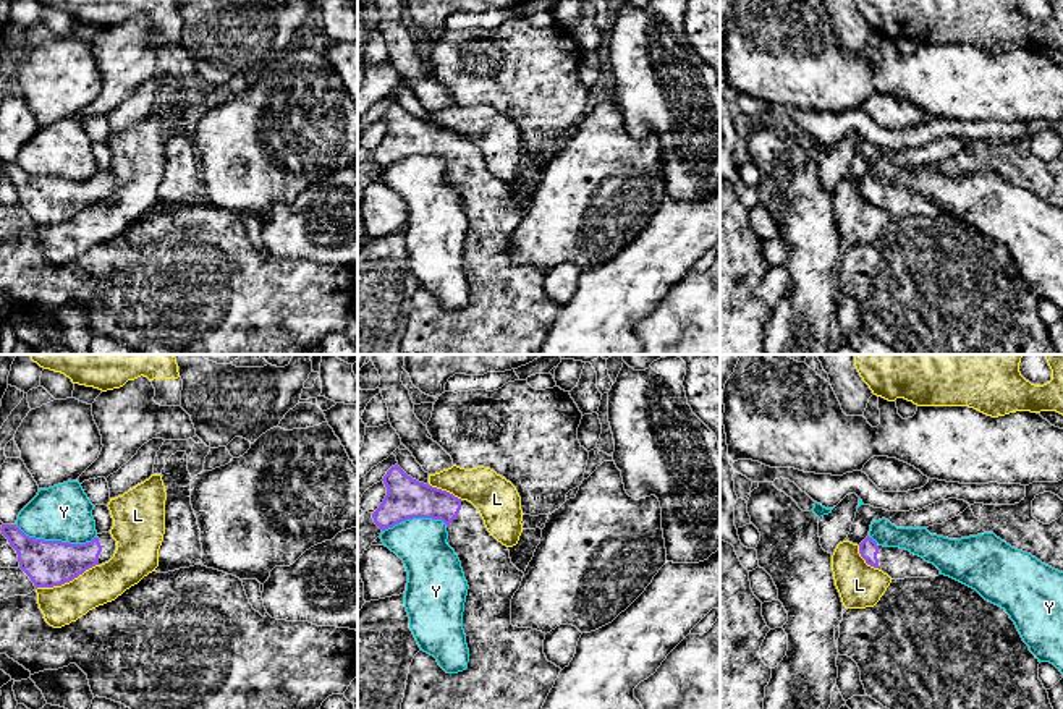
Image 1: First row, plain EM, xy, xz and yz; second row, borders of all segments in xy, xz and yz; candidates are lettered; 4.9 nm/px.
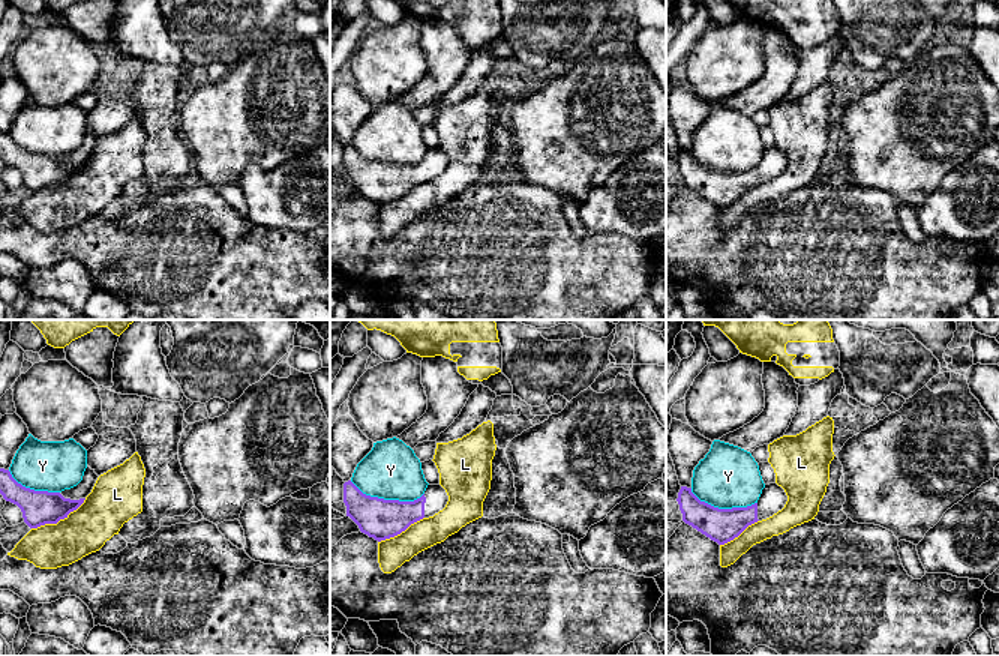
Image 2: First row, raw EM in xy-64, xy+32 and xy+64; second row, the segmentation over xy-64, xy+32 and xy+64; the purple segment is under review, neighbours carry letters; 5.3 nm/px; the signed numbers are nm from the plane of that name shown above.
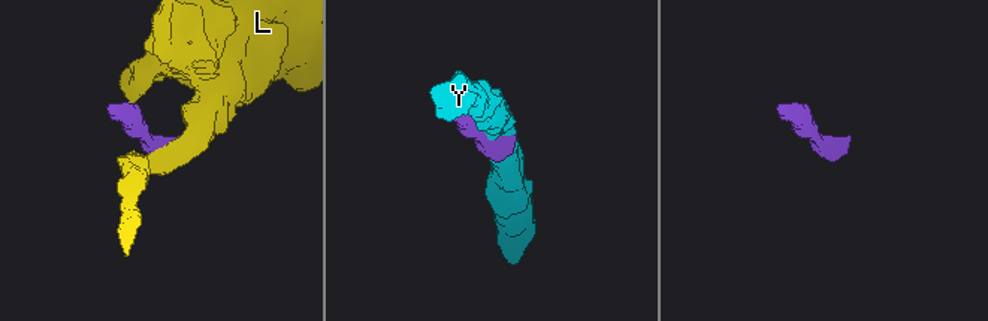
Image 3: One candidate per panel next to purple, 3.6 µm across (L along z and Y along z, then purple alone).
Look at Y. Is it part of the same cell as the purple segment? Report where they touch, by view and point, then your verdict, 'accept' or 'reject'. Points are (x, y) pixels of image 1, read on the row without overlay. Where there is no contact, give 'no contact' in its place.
xy (55, 178) | reject

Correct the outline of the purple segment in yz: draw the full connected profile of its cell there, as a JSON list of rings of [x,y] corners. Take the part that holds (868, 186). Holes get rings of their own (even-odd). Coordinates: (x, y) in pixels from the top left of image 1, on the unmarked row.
[[[872,175],[859,181],[859,191],[867,202],[882,207],[891,217],[938,214],[940,207],[922,194],[900,185],[879,183]]]

